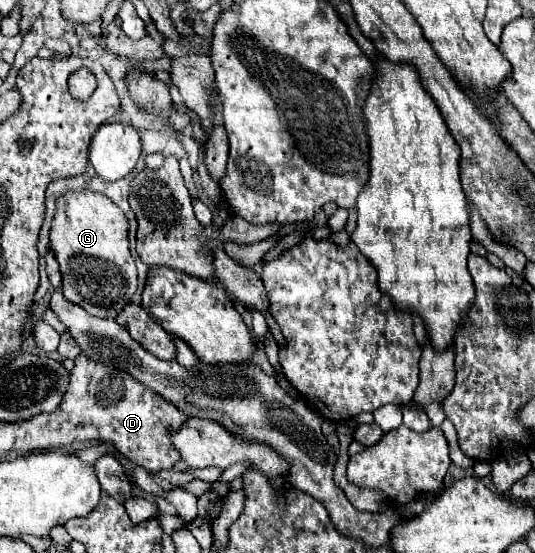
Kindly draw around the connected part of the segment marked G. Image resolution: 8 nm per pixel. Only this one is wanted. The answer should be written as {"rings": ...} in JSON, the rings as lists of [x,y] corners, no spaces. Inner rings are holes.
{"rings":[[[68,190],[56,204],[56,216],[50,230],[50,246],[56,252],[56,260],[60,264],[64,296],[70,302],[82,306],[86,312],[98,318],[116,318],[124,310],[124,306],[130,304],[138,288],[138,274],[134,258],[130,254],[128,220],[124,212],[104,194],[92,190]]]}

